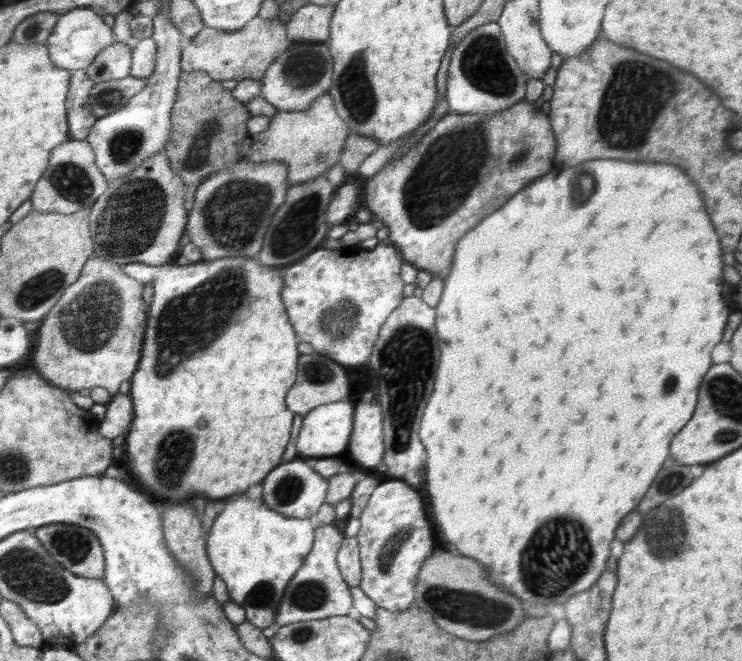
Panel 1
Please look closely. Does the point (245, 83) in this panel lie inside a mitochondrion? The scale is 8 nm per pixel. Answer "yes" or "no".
no

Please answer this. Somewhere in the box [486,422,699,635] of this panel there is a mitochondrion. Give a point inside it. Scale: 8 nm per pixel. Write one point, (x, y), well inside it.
(568, 549)

